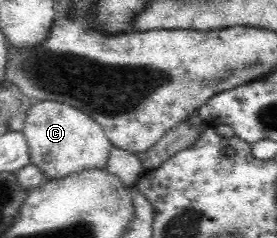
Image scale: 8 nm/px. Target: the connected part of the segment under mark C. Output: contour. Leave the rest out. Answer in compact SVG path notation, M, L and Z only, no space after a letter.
M56 100L31 103L22 127L30 149L30 163L38 166L47 181L65 178L86 168L105 168L113 144L100 124L79 108Z

